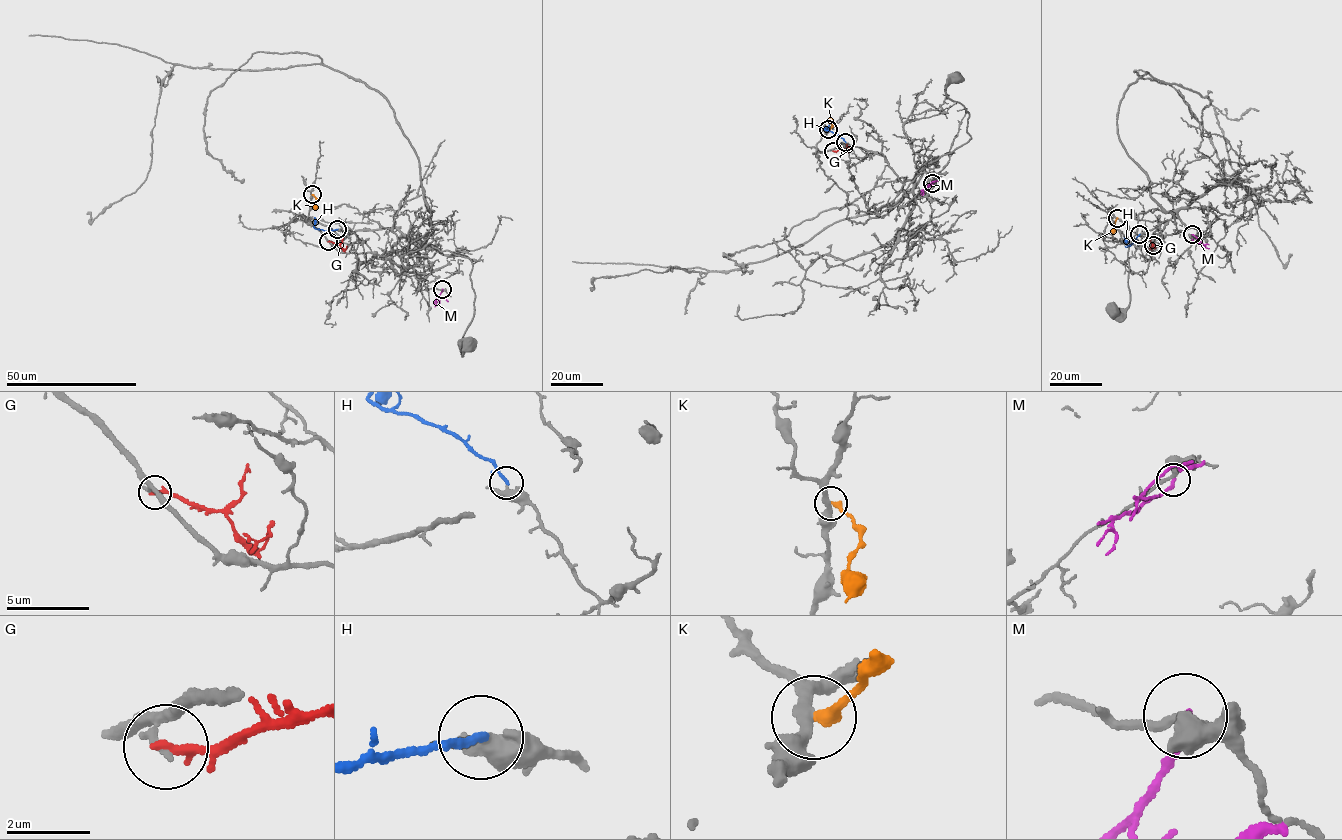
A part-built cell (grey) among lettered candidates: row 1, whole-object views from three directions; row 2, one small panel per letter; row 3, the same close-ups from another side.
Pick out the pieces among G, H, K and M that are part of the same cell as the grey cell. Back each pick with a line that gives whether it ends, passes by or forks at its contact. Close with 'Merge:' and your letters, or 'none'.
Merge: none

